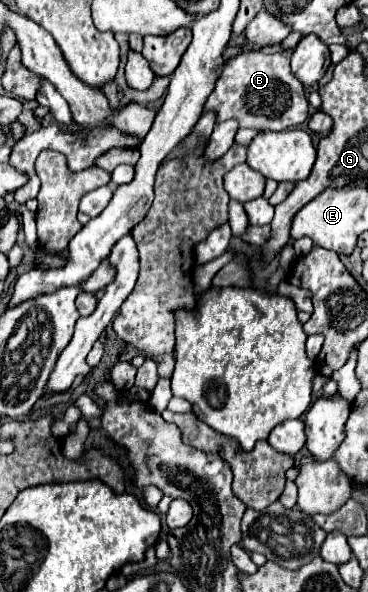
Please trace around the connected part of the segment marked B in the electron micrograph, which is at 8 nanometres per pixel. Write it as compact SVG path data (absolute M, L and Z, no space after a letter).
M252 48L226 60L212 94L206 98L204 112L214 112L216 124L234 118L240 128L286 130L300 126L308 118L308 100L304 86L290 72L288 56L264 54Z

